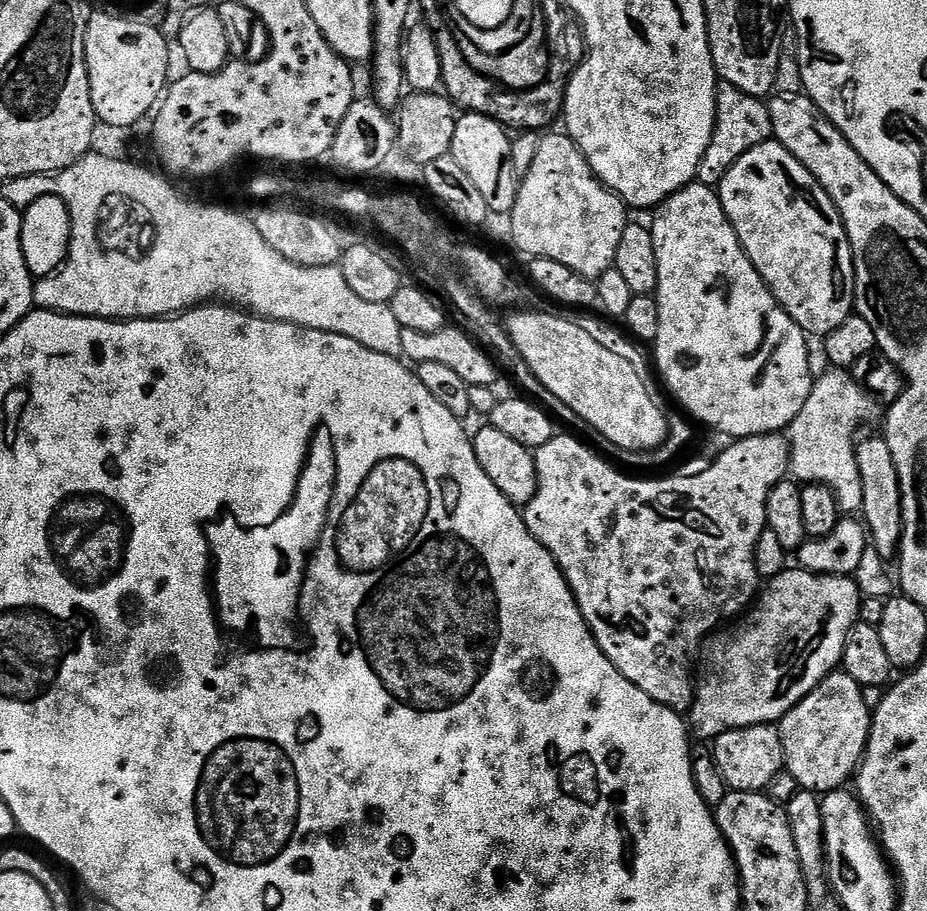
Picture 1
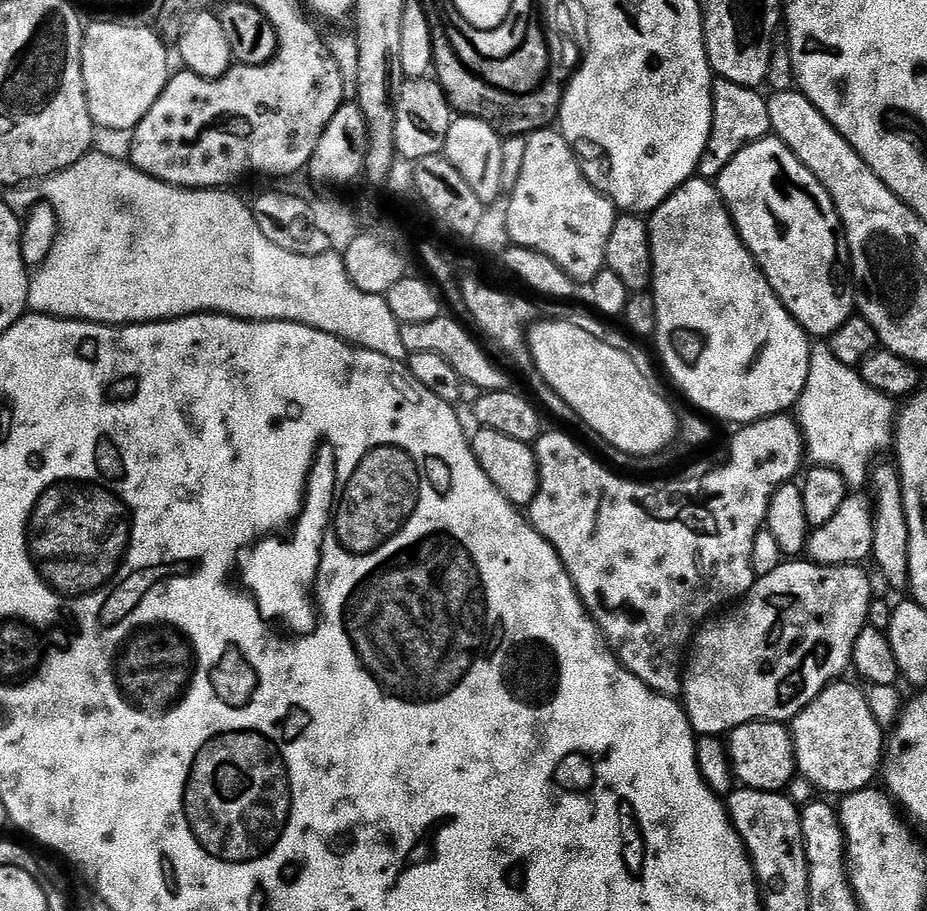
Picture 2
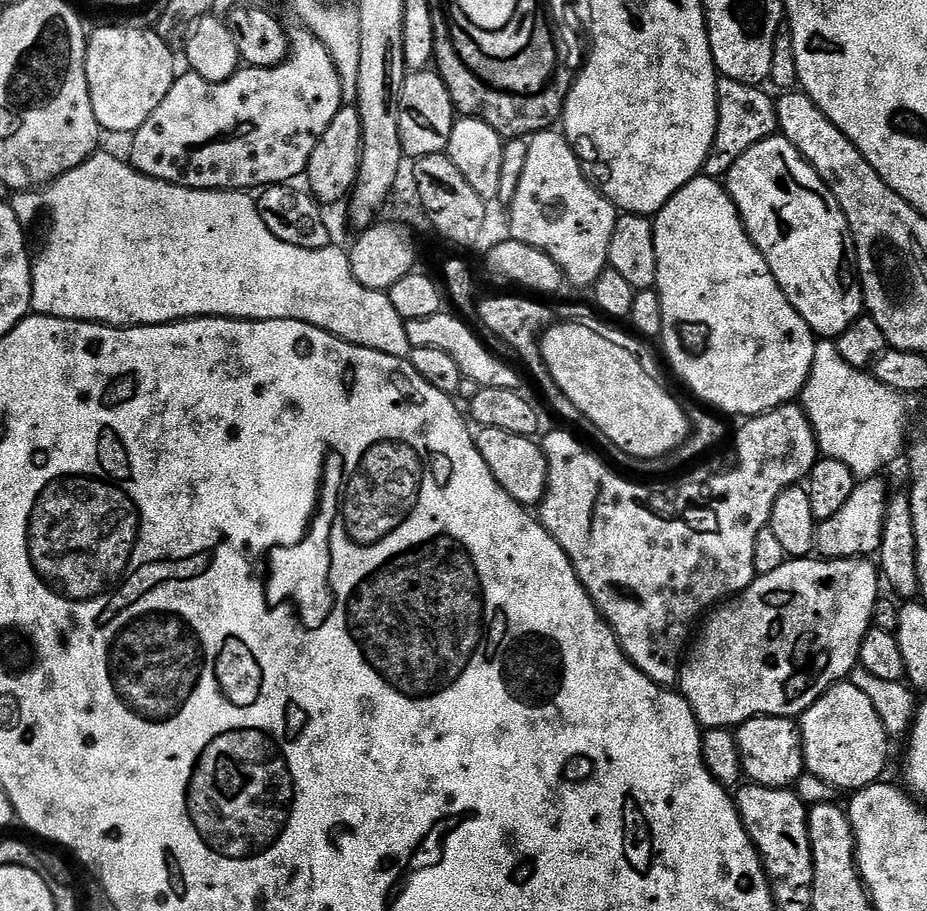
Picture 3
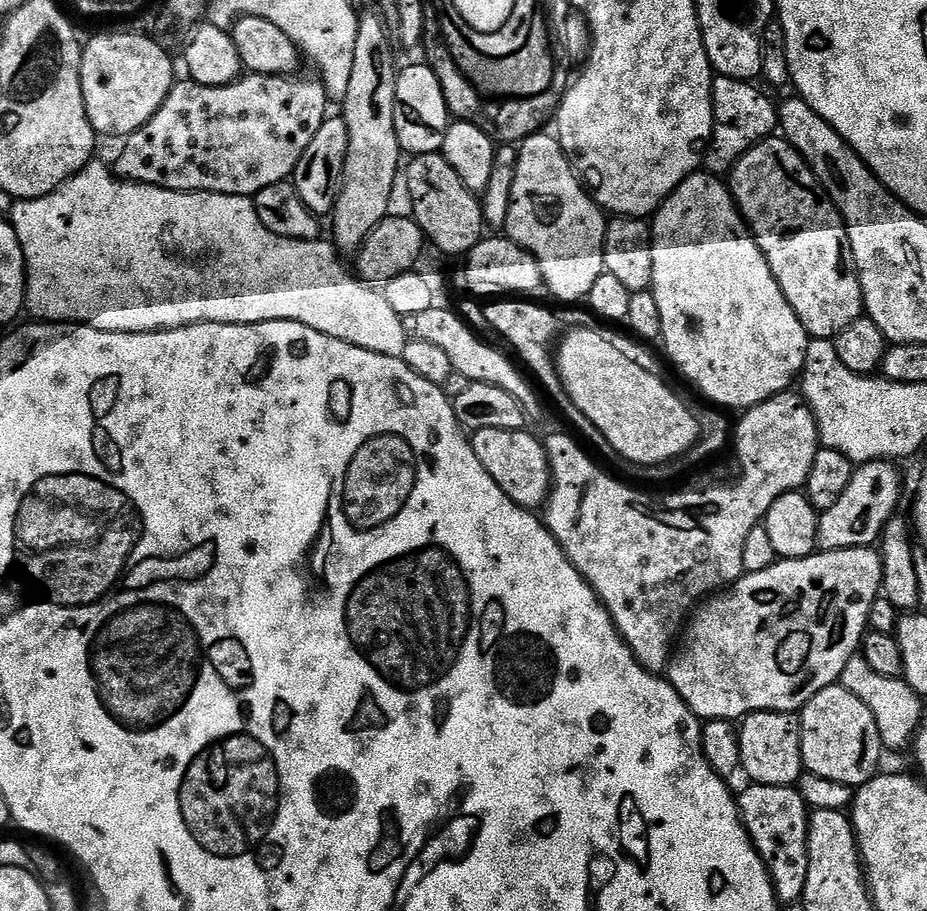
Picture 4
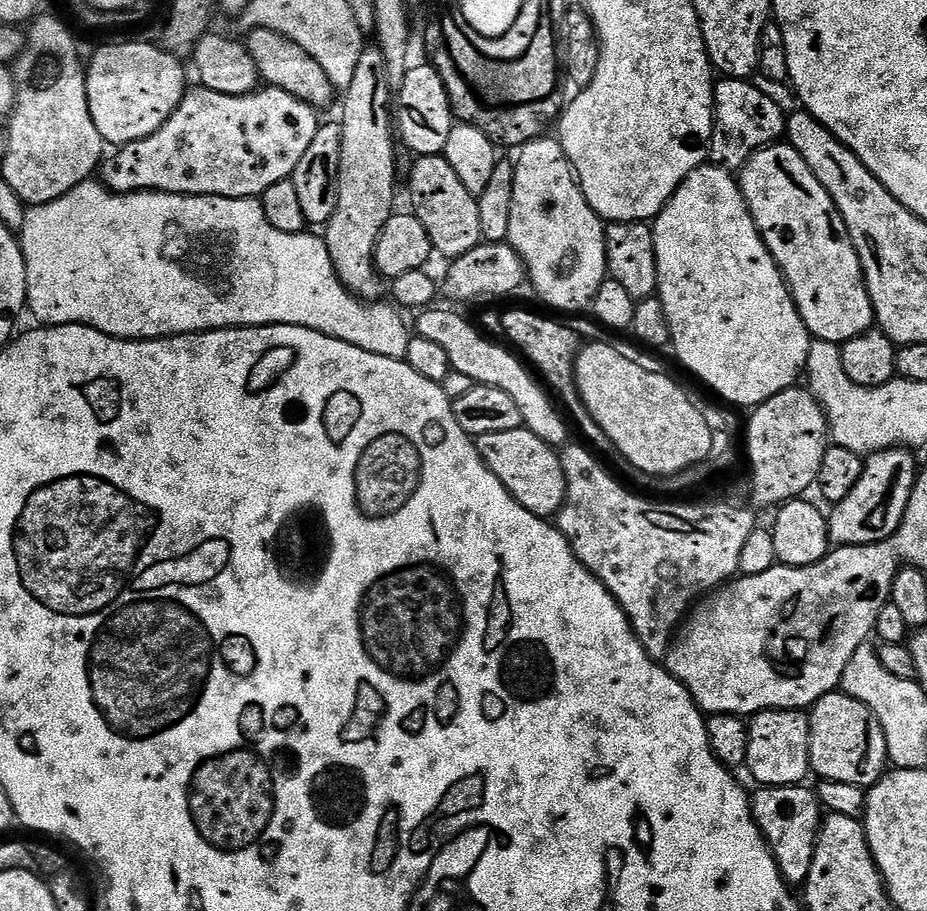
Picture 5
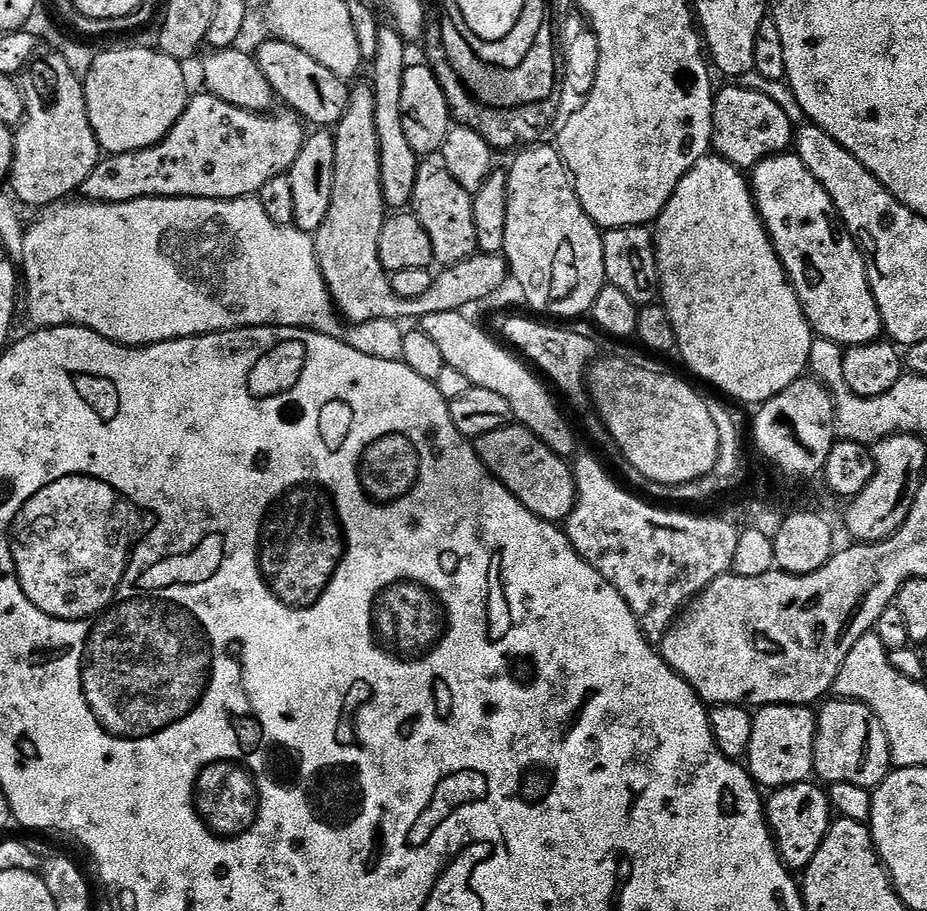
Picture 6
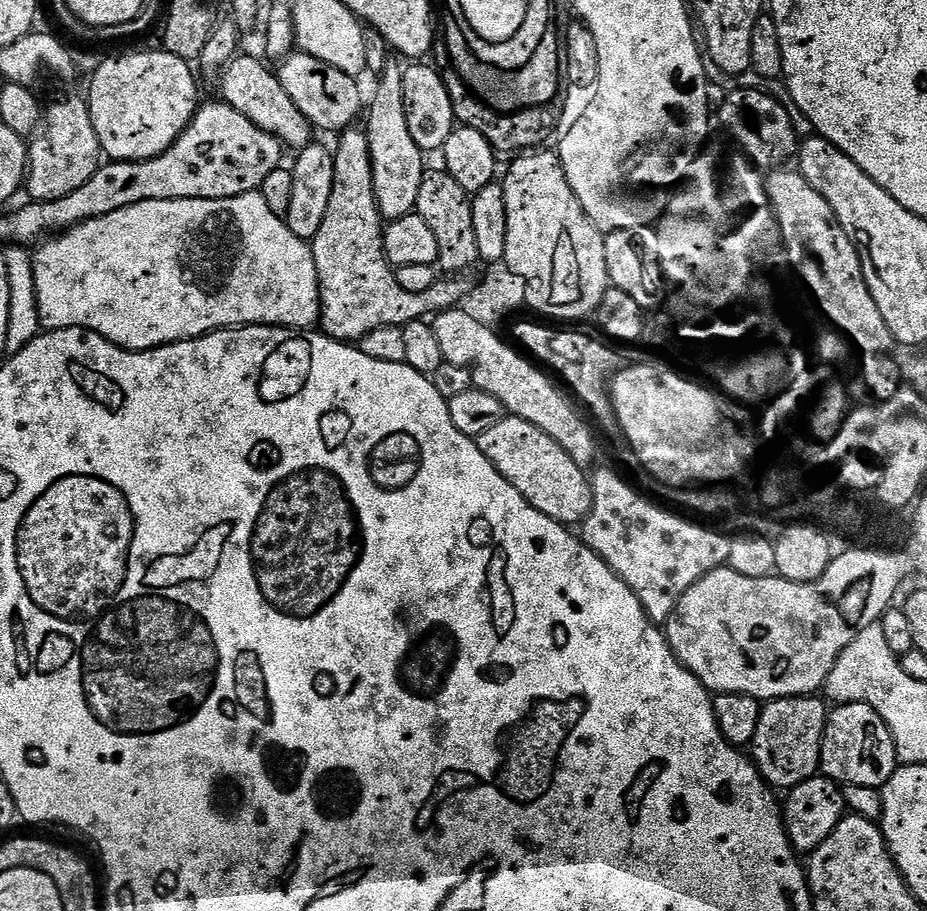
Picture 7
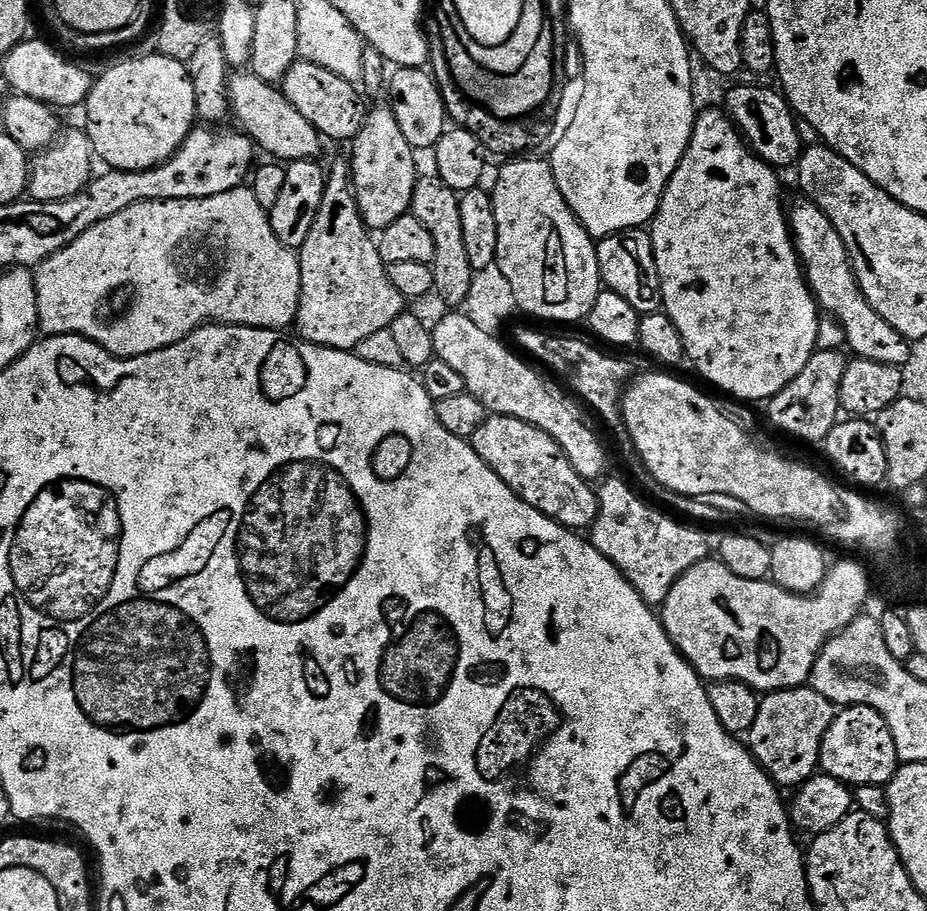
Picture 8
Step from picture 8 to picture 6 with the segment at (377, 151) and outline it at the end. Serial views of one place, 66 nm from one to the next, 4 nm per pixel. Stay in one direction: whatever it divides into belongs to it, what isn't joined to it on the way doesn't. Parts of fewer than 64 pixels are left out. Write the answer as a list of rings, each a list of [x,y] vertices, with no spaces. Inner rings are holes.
[[[381,27],[378,34],[378,54],[370,62],[372,77],[370,82],[376,90],[374,104],[374,122],[378,126],[380,143],[380,161],[382,162],[382,187],[384,202],[389,209],[404,210],[411,205],[415,179],[418,178],[421,161],[406,139],[406,130],[402,130],[402,78],[410,63],[409,45],[395,27]]]

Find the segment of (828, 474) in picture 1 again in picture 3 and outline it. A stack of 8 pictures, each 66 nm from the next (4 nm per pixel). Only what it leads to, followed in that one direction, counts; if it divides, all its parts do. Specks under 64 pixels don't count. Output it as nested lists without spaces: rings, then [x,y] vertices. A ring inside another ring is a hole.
[[[824,338],[817,343],[808,381],[804,383],[802,407],[816,435],[817,449],[827,459],[845,464],[854,473],[857,481],[879,477],[880,471],[887,464],[894,463],[899,456],[901,459],[906,441],[909,439],[908,400],[909,397],[905,393],[890,390],[890,386],[882,386],[882,382],[878,382],[871,371],[861,370],[842,362],[835,339]]]

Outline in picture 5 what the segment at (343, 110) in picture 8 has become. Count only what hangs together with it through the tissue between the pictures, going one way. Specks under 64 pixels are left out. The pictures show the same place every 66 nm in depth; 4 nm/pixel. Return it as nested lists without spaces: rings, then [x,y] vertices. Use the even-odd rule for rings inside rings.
[[[254,28],[247,33],[246,45],[250,58],[254,58],[254,66],[260,71],[261,81],[265,85],[281,88],[288,94],[294,94],[302,102],[317,110],[328,108],[332,104],[332,99],[337,99],[338,89],[332,85],[330,78],[326,78],[326,70],[302,50],[290,38],[278,34],[269,28]]]

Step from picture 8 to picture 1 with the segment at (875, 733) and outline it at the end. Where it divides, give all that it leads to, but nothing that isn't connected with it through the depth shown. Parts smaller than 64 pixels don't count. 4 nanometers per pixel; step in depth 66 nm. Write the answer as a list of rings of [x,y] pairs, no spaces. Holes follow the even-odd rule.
[[[836,670],[778,721],[787,775],[793,776],[803,791],[817,794],[834,792],[843,789],[847,785],[844,783],[848,779],[849,783],[857,775],[872,738],[874,712],[870,704],[868,708],[868,700],[864,696],[867,696],[865,689],[854,682],[854,678],[850,678],[843,670]]]

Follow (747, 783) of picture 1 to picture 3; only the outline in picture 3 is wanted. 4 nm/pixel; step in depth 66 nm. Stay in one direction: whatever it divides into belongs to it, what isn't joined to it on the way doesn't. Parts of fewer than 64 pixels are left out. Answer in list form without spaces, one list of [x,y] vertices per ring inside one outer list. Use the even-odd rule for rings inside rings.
[[[755,716],[753,720],[739,725],[735,737],[743,775],[751,783],[760,784],[763,788],[791,789],[796,779],[804,775],[804,744],[800,740],[800,729],[795,719]]]

